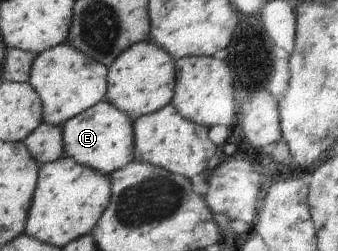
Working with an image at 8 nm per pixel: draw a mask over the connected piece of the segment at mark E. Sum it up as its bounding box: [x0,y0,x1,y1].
[62,99,135,176]

